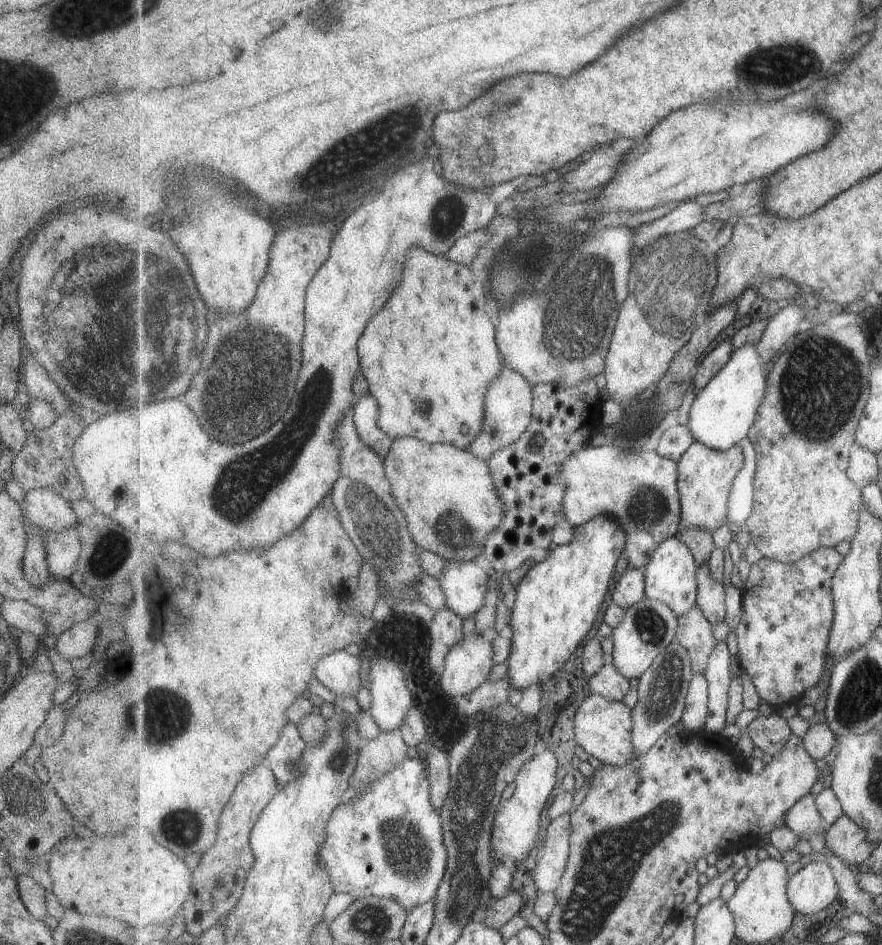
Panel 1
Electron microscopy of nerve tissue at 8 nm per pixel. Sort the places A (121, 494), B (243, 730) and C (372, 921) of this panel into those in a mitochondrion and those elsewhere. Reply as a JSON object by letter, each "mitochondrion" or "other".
{"A":"mitochondrion","B":"other","C":"mitochondrion"}

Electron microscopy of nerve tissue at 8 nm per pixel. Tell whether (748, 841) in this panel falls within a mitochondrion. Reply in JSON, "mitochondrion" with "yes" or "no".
{"mitochondrion":"no"}

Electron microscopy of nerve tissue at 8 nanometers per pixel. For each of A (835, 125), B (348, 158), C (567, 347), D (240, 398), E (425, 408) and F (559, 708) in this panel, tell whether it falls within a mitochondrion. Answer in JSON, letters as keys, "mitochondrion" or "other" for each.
{"A":"other","B":"mitochondrion","C":"mitochondrion","D":"mitochondrion","E":"other","F":"other"}

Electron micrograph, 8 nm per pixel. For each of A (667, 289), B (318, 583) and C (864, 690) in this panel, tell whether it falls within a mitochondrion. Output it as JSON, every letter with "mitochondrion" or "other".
{"A":"mitochondrion","B":"other","C":"mitochondrion"}

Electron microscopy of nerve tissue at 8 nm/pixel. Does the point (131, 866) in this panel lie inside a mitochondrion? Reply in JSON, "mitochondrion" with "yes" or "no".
{"mitochondrion":"no"}

